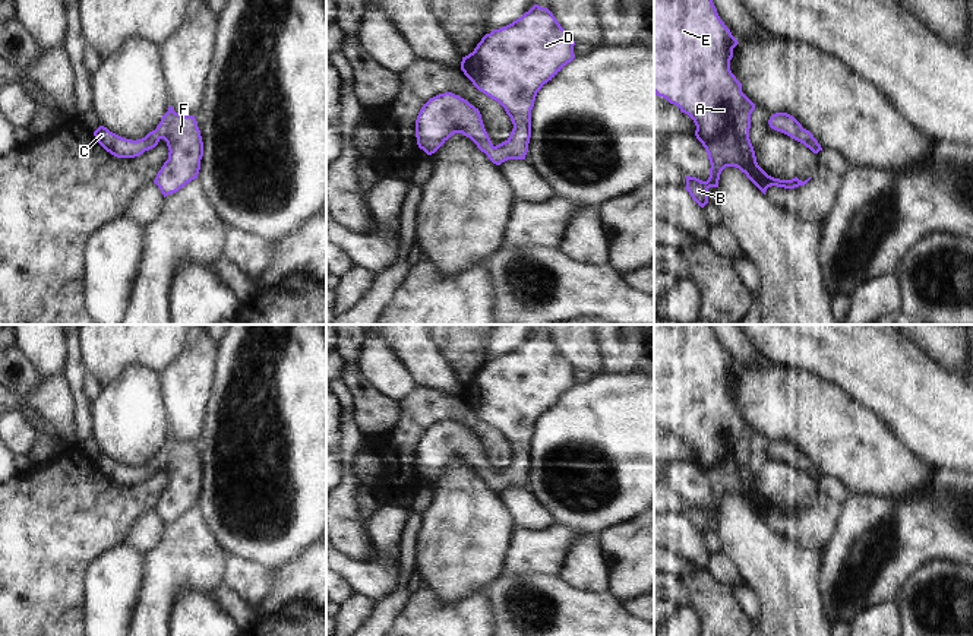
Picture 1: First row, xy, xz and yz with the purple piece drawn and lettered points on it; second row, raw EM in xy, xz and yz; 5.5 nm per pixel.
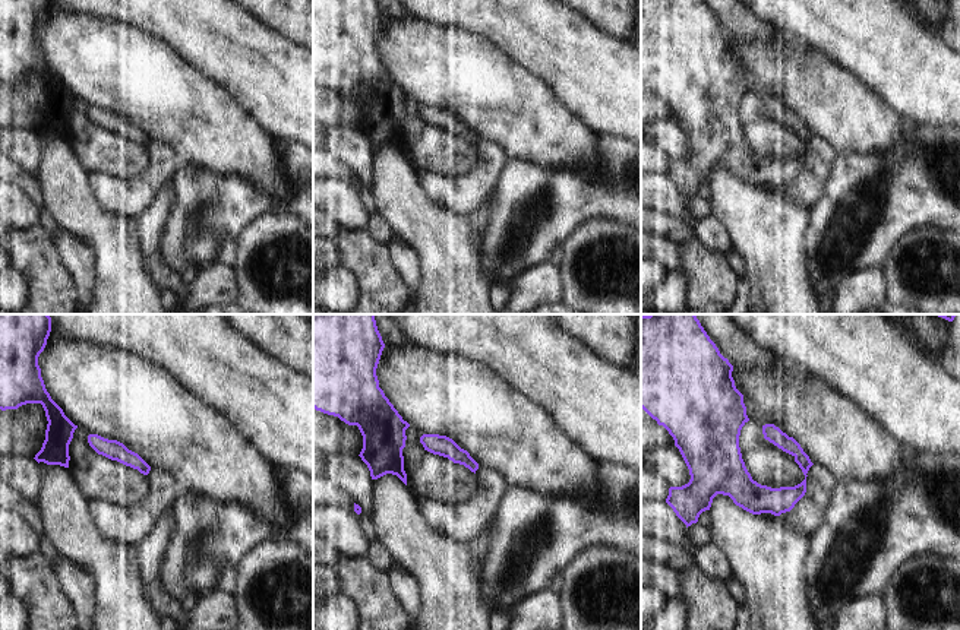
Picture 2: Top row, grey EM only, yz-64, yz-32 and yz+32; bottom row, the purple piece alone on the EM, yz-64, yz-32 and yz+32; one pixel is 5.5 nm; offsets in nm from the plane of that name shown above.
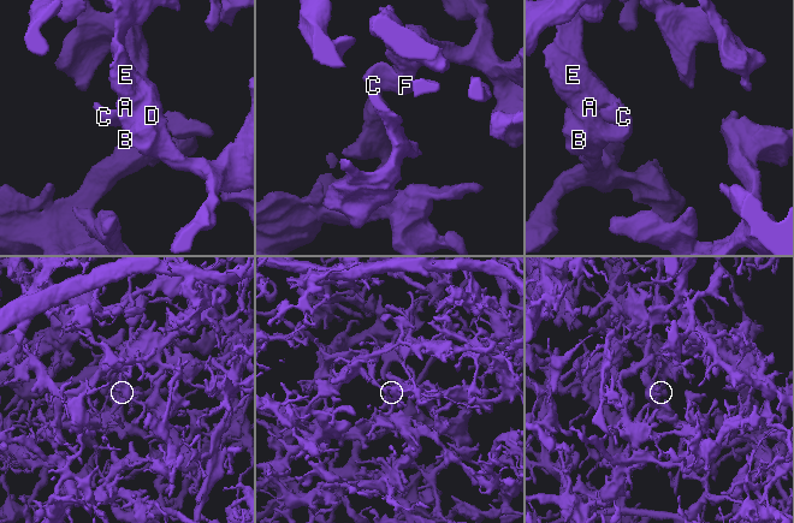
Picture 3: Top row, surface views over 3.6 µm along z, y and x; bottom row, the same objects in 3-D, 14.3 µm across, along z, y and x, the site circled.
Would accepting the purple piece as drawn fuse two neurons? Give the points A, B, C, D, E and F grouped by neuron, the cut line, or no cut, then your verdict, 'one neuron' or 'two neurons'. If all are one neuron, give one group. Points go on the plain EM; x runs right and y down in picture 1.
A B C D E F | no cut | one neuron

